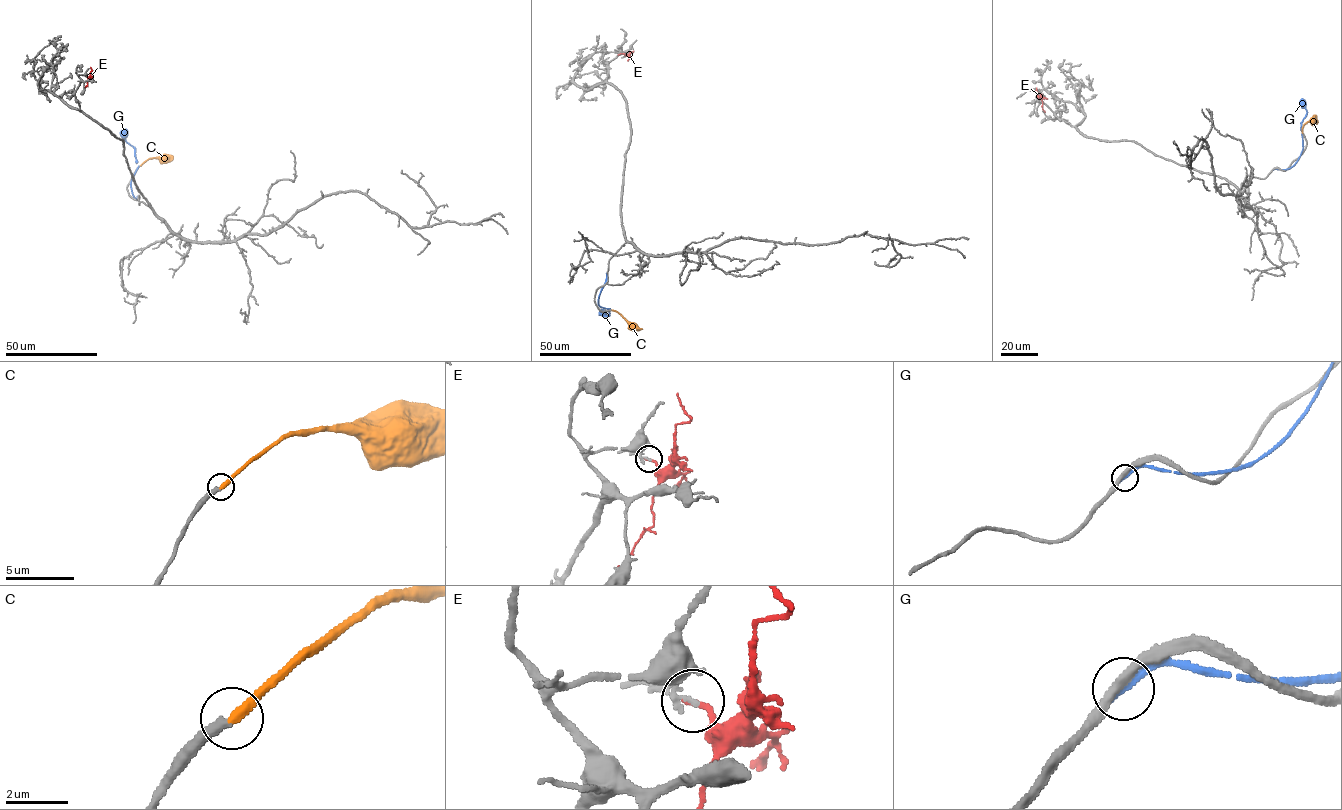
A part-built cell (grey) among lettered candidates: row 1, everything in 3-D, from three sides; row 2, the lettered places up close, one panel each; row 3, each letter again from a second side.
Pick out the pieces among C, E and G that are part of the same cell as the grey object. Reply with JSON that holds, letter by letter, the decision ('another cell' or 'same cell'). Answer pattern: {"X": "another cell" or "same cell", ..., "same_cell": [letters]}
{"C": "same cell", "E": "another cell", "G": "another cell", "same_cell": ["C"]}

